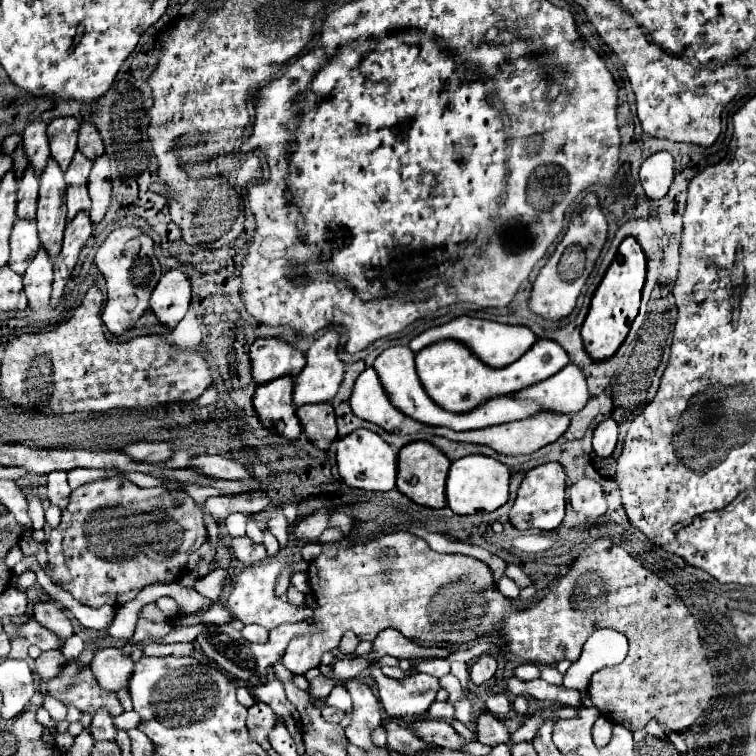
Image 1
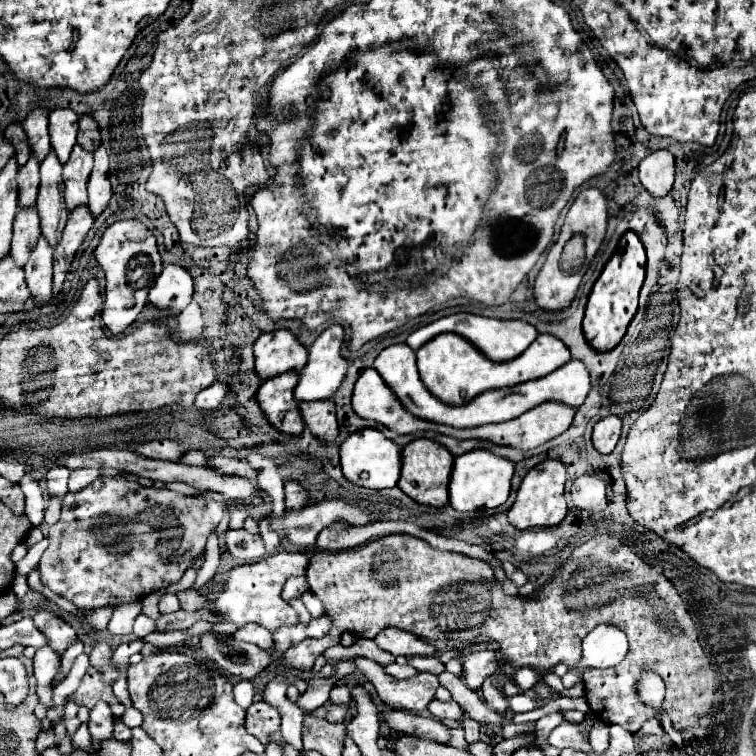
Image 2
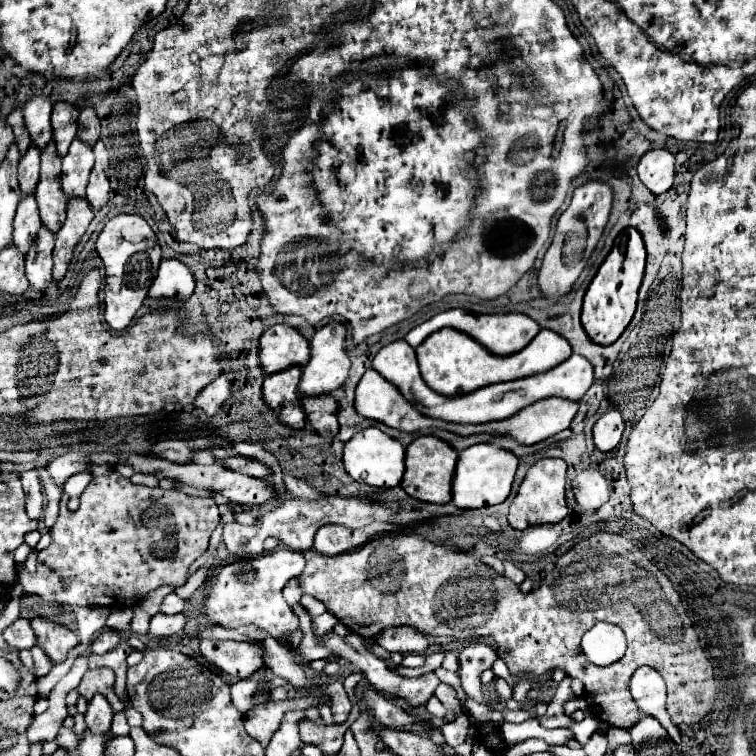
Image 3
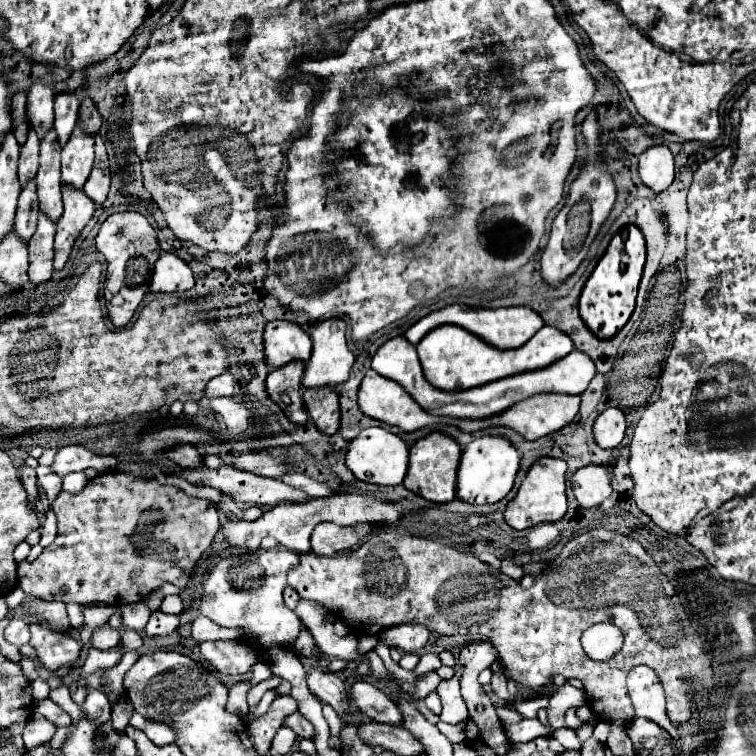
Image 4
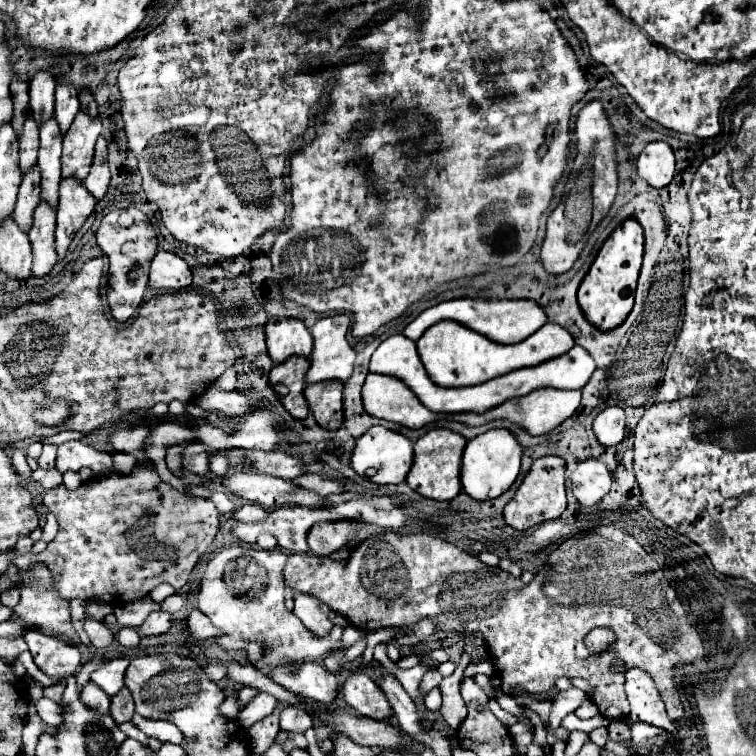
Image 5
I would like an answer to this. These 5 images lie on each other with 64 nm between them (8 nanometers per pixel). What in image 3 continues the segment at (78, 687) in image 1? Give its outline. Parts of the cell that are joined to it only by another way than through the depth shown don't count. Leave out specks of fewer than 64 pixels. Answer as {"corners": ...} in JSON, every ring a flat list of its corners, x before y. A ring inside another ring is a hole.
{"corners":[[110,668,88,670,84,674,84,678,82,678,82,686,78,688,78,692,86,700,90,700,94,694,106,696,106,700,110,702,110,706,112,706,114,712,118,712,118,710,124,708,124,702,114,692,114,672]]}

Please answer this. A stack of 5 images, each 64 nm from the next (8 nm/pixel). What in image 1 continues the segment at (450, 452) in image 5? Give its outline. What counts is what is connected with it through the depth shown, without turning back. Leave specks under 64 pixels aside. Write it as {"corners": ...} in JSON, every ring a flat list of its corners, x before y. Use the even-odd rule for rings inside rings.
{"corners":[[416,440,406,444,398,454,398,476,396,488,414,500,416,504,430,506,430,508,444,508,446,506,446,478,448,478,450,458,432,446,426,440]]}

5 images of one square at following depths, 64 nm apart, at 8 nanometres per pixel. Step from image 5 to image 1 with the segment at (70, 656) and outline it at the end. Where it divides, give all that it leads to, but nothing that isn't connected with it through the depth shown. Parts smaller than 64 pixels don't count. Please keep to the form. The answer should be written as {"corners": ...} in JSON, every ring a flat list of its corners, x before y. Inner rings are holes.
{"corners":[[40,602,34,608,34,618,36,618,36,622,40,626,48,628,50,632,54,632,60,638,62,644,70,636,74,636,74,628,72,628,70,620,62,614,62,608,60,606,54,606,54,604,48,604,48,602]]}

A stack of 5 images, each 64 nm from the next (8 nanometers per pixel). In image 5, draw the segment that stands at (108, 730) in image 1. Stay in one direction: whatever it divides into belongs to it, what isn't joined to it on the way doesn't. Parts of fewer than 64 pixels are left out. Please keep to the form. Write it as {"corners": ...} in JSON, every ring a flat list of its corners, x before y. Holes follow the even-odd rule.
{"corners":[[86,682,84,688,82,688,82,692,80,692,80,696,82,696,84,704,88,704,90,708,94,708,96,712,106,714,108,708,110,708,110,696,100,686,96,686,94,682]]}

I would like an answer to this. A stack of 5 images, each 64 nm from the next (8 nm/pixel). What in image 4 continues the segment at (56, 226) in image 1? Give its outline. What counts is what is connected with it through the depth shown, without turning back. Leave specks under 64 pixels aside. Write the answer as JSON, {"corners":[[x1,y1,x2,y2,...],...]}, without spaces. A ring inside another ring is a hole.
{"corners":[[54,128,46,132,40,146,40,168,36,174,40,210,48,214,54,222,62,216,62,196,60,196,60,144]]}

